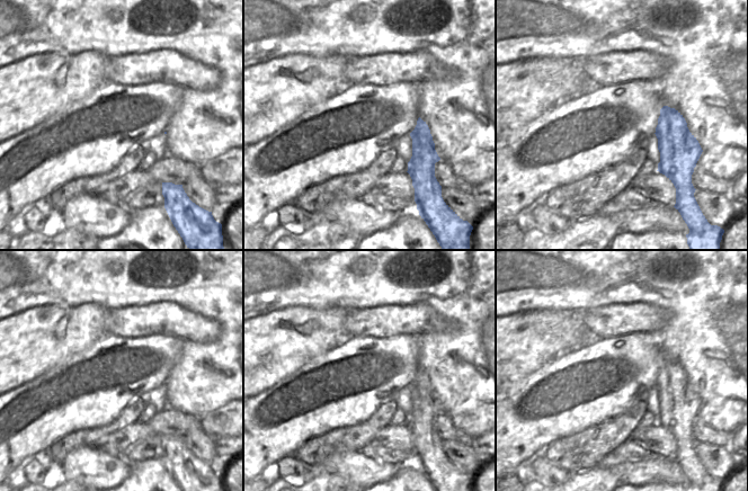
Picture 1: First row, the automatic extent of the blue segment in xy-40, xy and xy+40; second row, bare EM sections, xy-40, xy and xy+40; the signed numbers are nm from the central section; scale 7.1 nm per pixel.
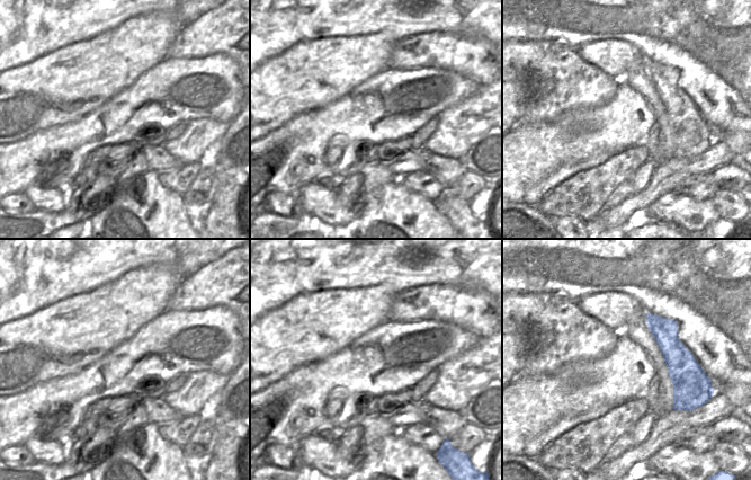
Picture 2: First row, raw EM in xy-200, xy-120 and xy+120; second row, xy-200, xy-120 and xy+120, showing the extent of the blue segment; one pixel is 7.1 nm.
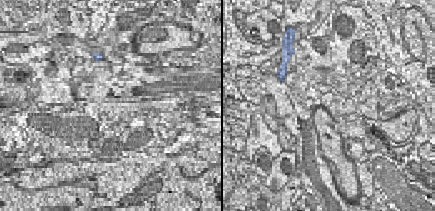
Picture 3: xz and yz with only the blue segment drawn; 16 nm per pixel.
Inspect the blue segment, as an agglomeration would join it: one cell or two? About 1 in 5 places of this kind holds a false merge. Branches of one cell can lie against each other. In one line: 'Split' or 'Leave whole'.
Leave whole

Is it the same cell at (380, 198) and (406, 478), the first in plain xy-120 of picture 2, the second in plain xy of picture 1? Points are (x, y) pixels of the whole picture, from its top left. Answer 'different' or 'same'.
same

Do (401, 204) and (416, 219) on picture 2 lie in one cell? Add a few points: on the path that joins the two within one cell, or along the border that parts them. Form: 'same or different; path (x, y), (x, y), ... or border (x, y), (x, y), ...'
same; path (404, 207), (412, 215)

